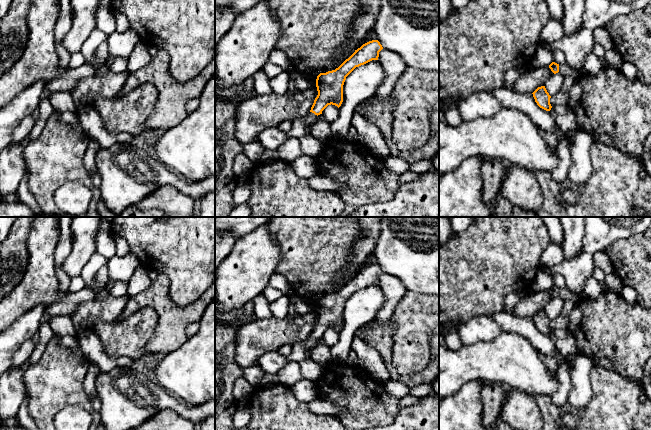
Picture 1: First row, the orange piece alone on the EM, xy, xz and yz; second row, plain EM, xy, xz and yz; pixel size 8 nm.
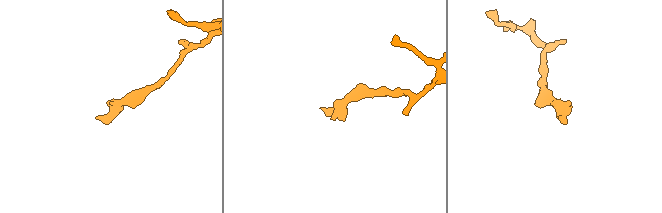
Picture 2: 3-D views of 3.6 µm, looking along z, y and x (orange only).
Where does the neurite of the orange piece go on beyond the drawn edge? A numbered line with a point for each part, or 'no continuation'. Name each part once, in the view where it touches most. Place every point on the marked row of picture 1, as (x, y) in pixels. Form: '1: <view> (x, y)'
1: yz (565, 70)

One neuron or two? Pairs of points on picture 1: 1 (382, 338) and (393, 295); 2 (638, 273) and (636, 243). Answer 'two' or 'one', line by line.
1: two
2: one

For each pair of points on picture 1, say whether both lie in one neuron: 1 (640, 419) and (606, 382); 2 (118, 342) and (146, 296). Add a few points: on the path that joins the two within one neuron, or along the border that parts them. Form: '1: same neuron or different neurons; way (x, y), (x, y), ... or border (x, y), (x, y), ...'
1: same neuron; way (631, 410), (612, 391)
2: different neurons; border (158, 315), (151, 307), (140, 307), (117, 320)

